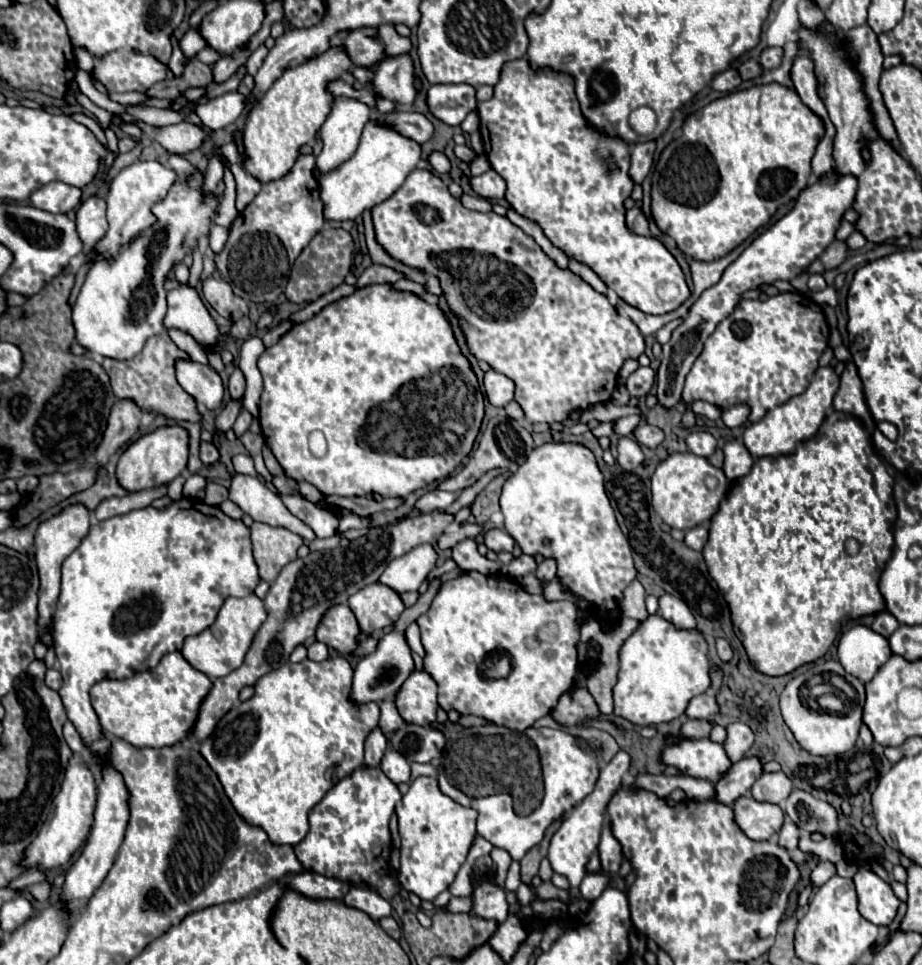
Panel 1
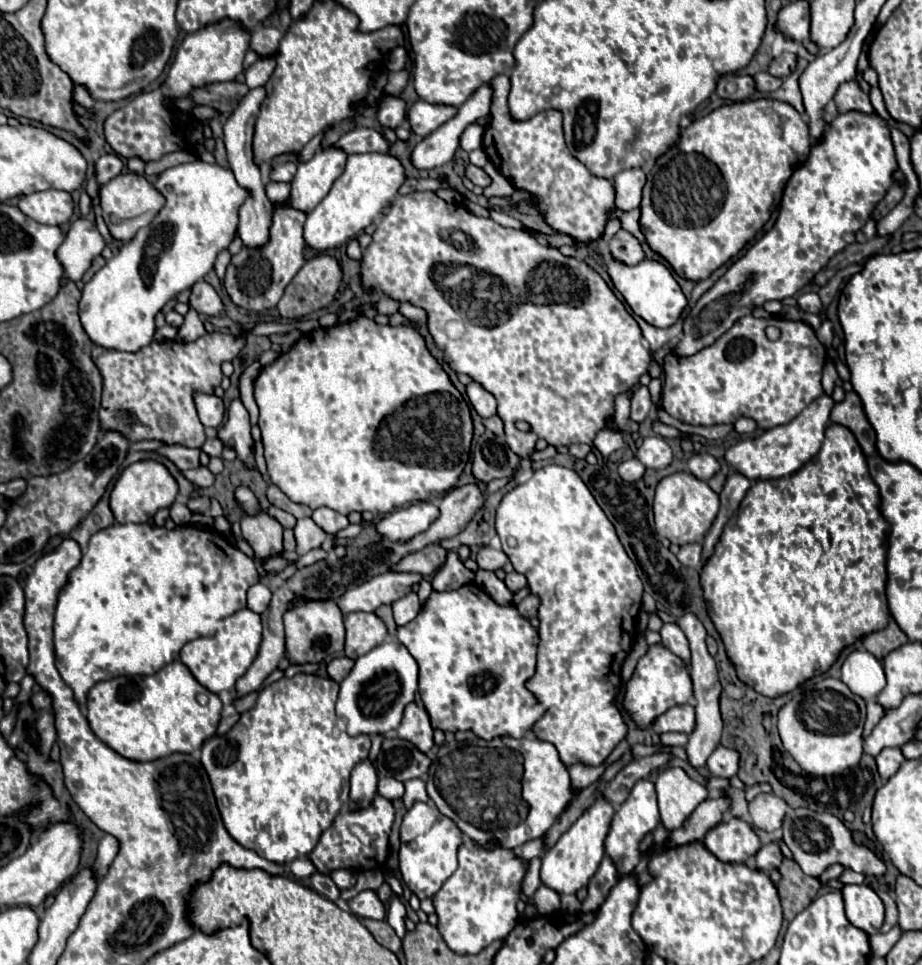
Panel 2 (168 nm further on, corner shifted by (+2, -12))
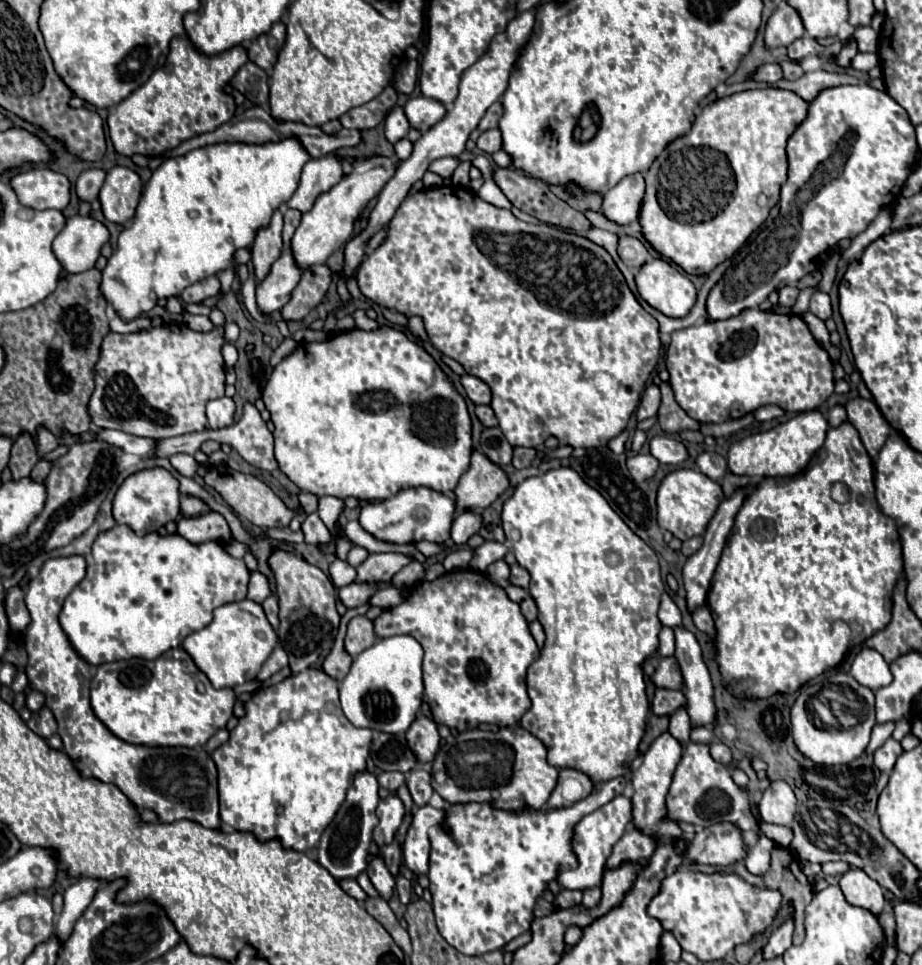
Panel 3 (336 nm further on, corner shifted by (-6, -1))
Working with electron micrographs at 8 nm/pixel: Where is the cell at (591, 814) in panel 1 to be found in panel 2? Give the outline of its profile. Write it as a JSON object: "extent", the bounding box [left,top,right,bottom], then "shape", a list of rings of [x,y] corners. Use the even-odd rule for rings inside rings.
{"extent":[541,796,613,894],"shape":[[[599,796],[581,816],[579,820],[557,840],[557,844],[547,850],[547,854],[541,860],[541,882],[549,888],[553,888],[559,894],[575,894],[579,888],[583,888],[589,878],[595,874],[599,862],[605,856],[603,840],[609,832],[609,824],[613,818],[613,806],[603,796]]]}

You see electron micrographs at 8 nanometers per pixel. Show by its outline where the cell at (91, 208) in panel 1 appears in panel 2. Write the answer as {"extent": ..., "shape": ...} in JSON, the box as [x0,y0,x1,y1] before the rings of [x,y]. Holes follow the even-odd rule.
{"extent":[57,218,105,282],"shape":[[[87,218],[75,220],[67,232],[65,242],[57,250],[59,262],[63,264],[67,278],[79,282],[91,266],[93,258],[99,256],[103,248],[105,240],[99,234],[97,226]]]}

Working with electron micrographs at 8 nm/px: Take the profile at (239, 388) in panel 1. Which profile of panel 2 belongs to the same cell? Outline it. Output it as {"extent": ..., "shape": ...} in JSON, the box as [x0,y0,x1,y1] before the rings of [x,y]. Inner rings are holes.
{"extent":[217,398,253,466],"shape":[[[239,398],[231,402],[229,418],[223,424],[223,428],[217,430],[217,436],[225,442],[225,446],[231,446],[233,450],[237,450],[237,456],[247,466],[253,466],[253,440],[251,440],[249,414]]]}

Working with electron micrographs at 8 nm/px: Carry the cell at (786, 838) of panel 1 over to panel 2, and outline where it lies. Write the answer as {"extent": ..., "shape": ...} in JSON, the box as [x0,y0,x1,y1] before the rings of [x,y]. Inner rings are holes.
{"extent":[755,842,783,872],"shape":[[[777,842],[765,844],[765,846],[757,852],[755,862],[757,862],[757,868],[761,868],[763,872],[771,872],[771,870],[779,868],[781,862],[783,862],[783,852],[781,852],[779,844],[777,844]]]}

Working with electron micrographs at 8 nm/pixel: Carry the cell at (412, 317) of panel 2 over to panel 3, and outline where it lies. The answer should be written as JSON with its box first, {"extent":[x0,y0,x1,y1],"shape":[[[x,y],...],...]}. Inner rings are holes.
{"extent":[409,317,427,341],"shape":[[[411,317],[411,319],[409,319],[409,331],[411,331],[411,335],[415,335],[419,341],[427,341],[427,333],[425,333],[423,321],[421,321],[419,317]]]}

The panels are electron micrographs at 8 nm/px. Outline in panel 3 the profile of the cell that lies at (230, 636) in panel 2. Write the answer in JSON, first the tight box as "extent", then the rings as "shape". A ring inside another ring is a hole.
{"extent":[183,599,277,689],"shape":[[[249,599],[221,605],[219,609],[215,609],[213,621],[205,629],[191,633],[183,641],[183,649],[191,655],[197,669],[207,675],[215,689],[235,687],[253,681],[275,645],[277,635],[271,629],[263,607]]]}

